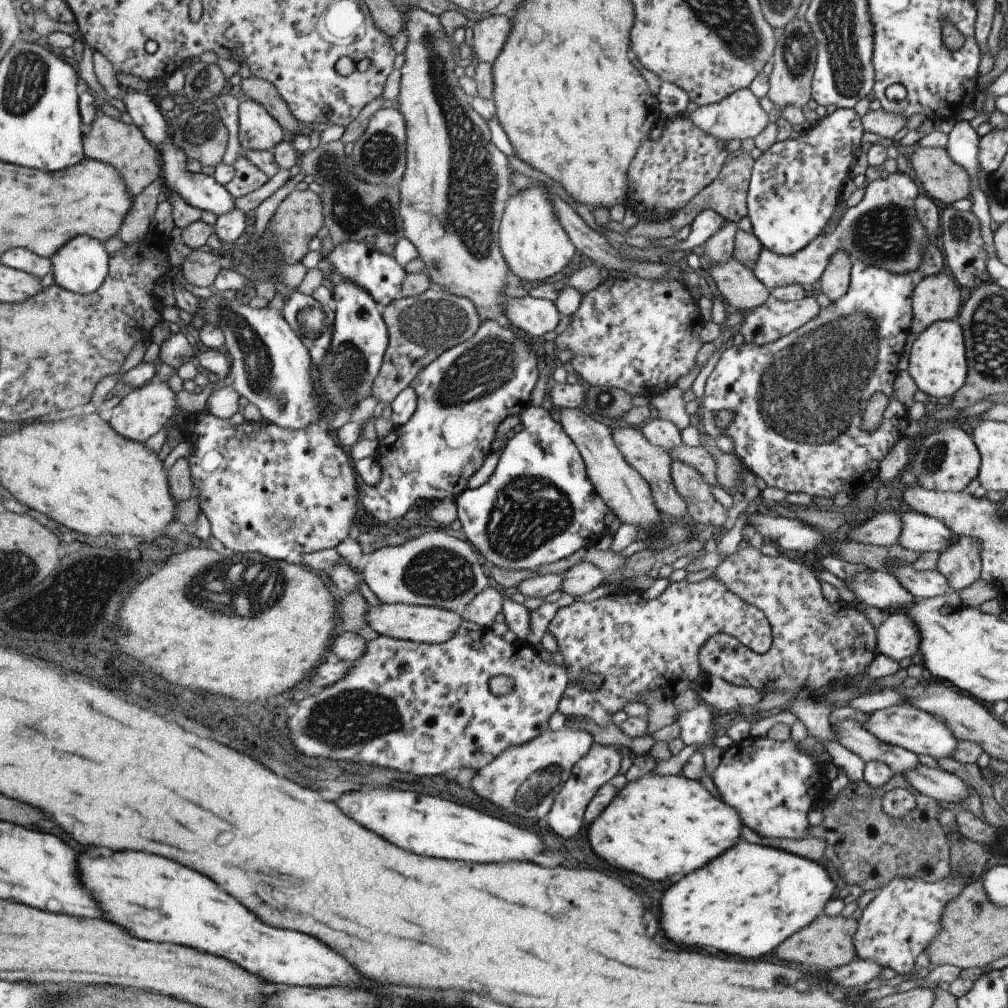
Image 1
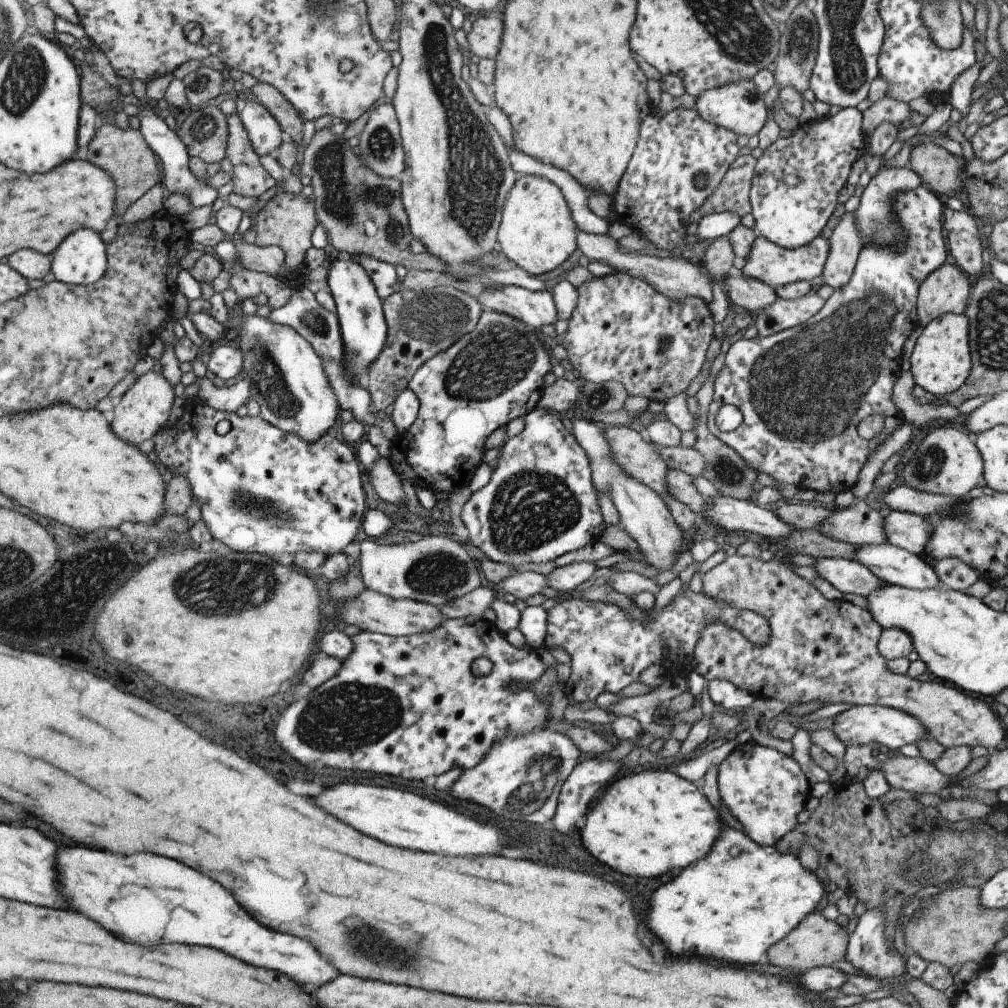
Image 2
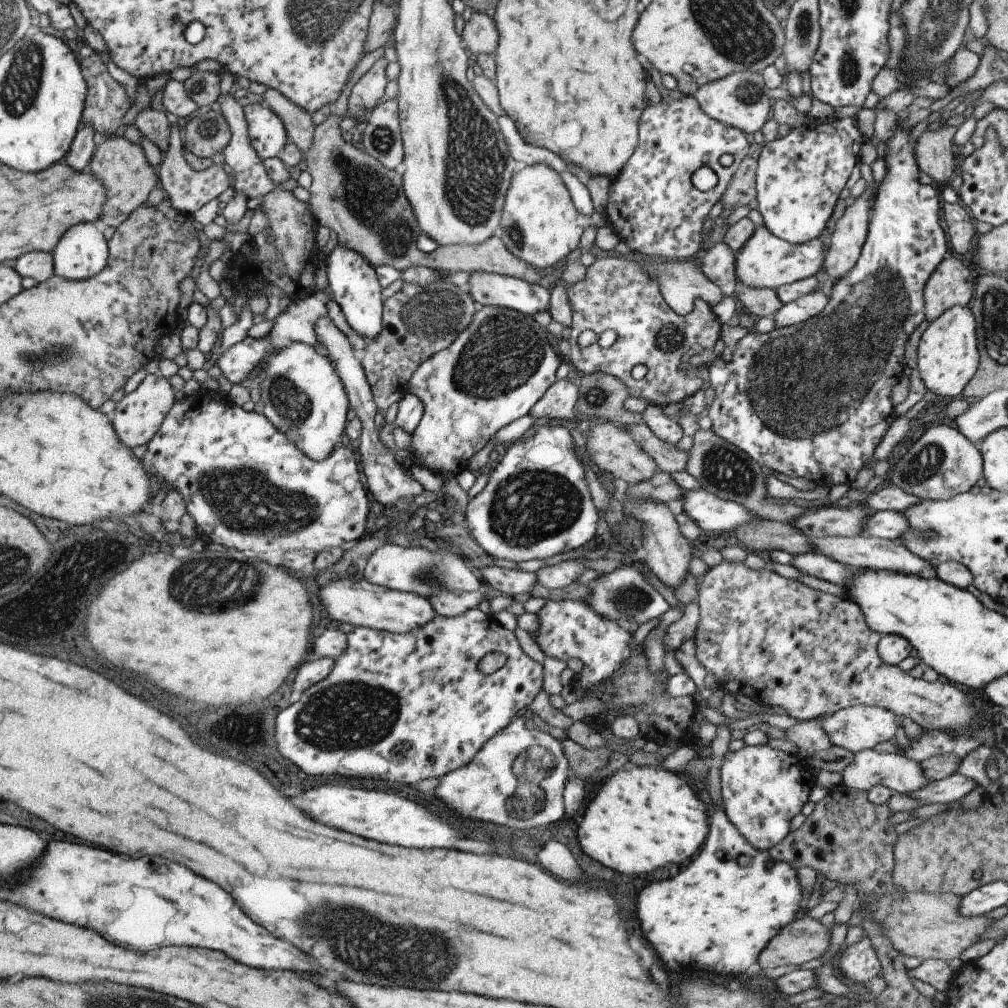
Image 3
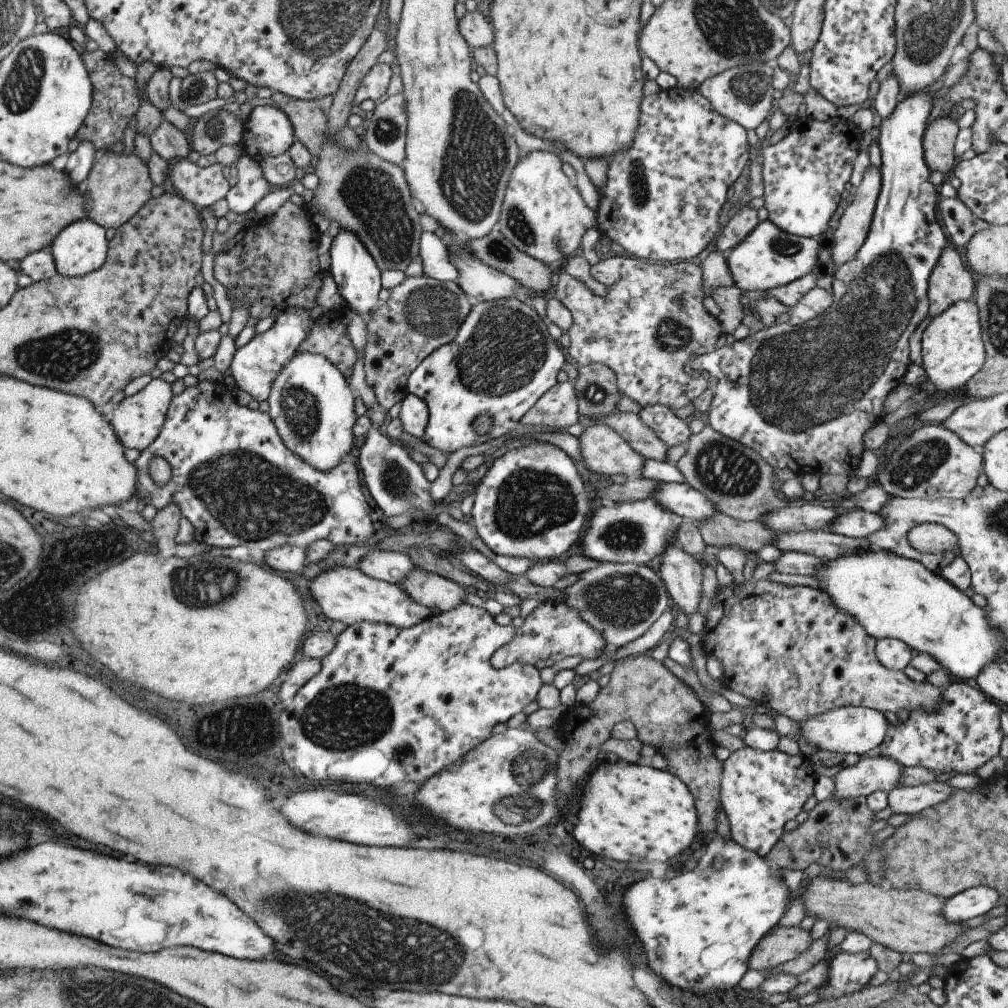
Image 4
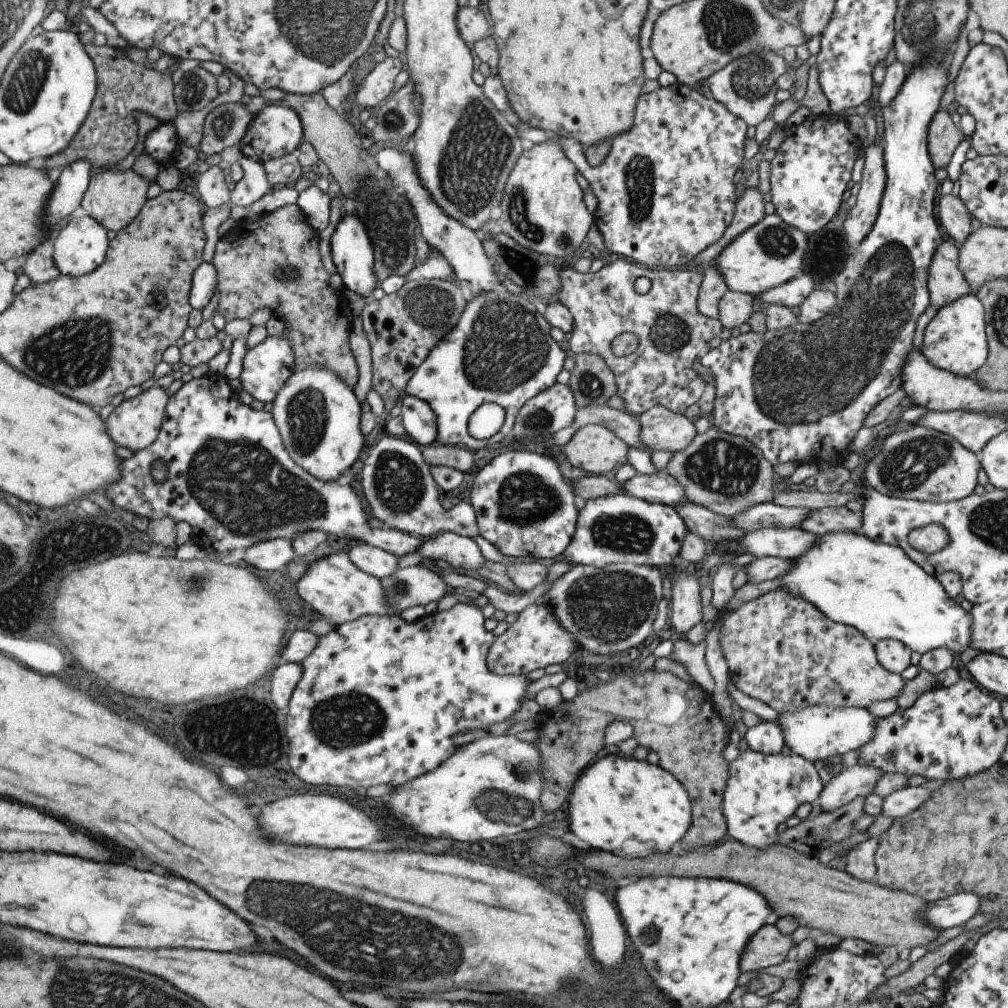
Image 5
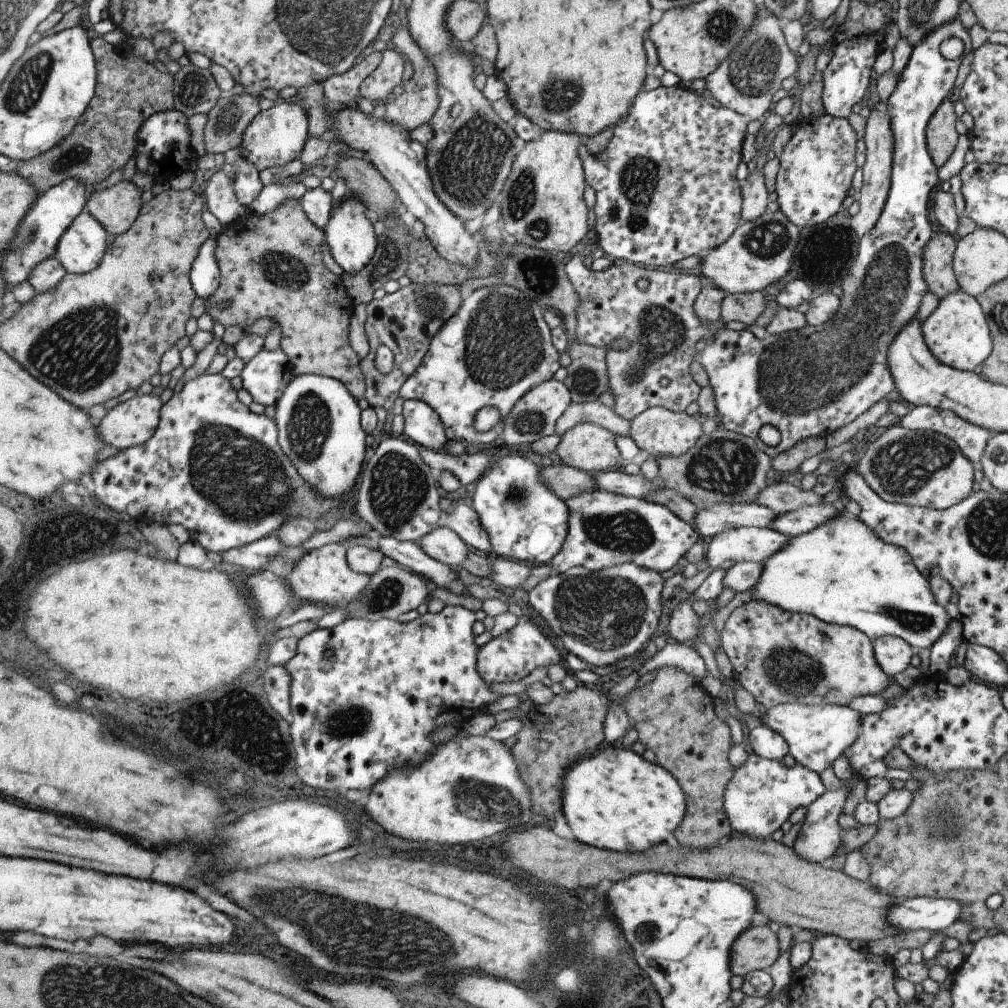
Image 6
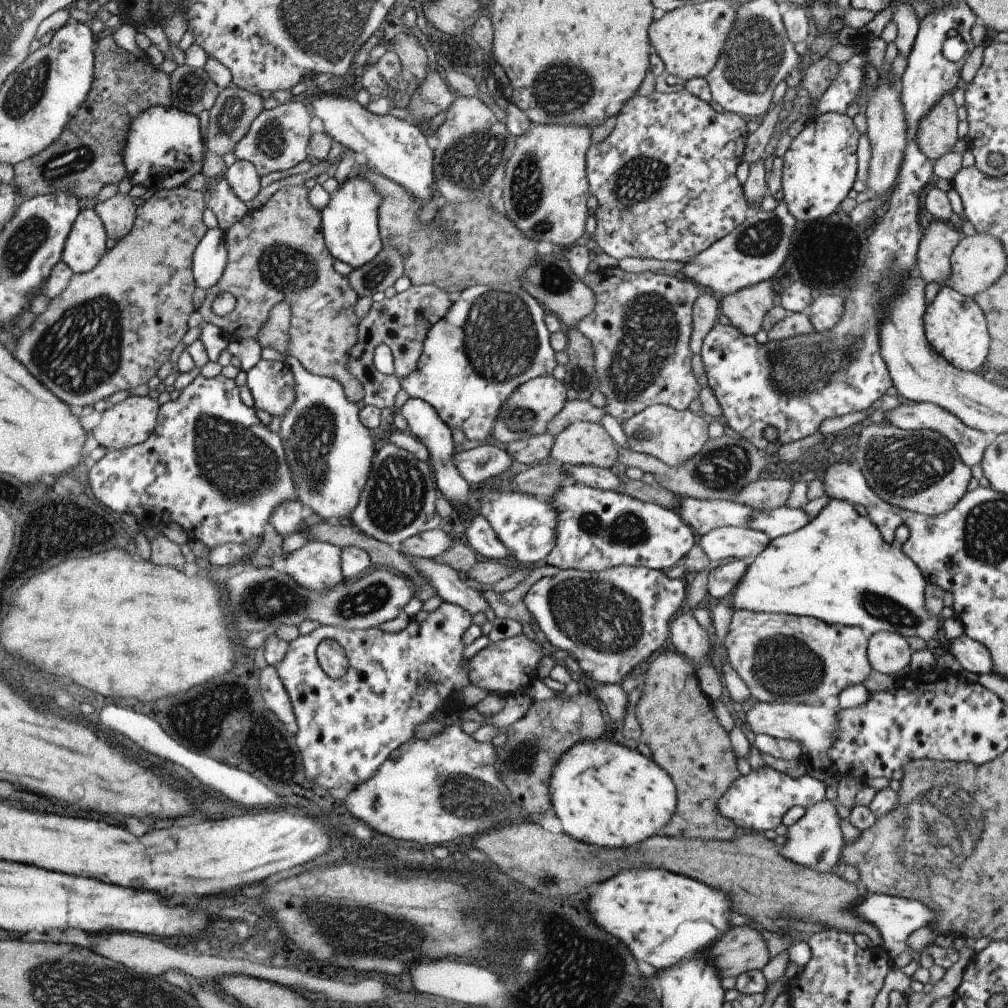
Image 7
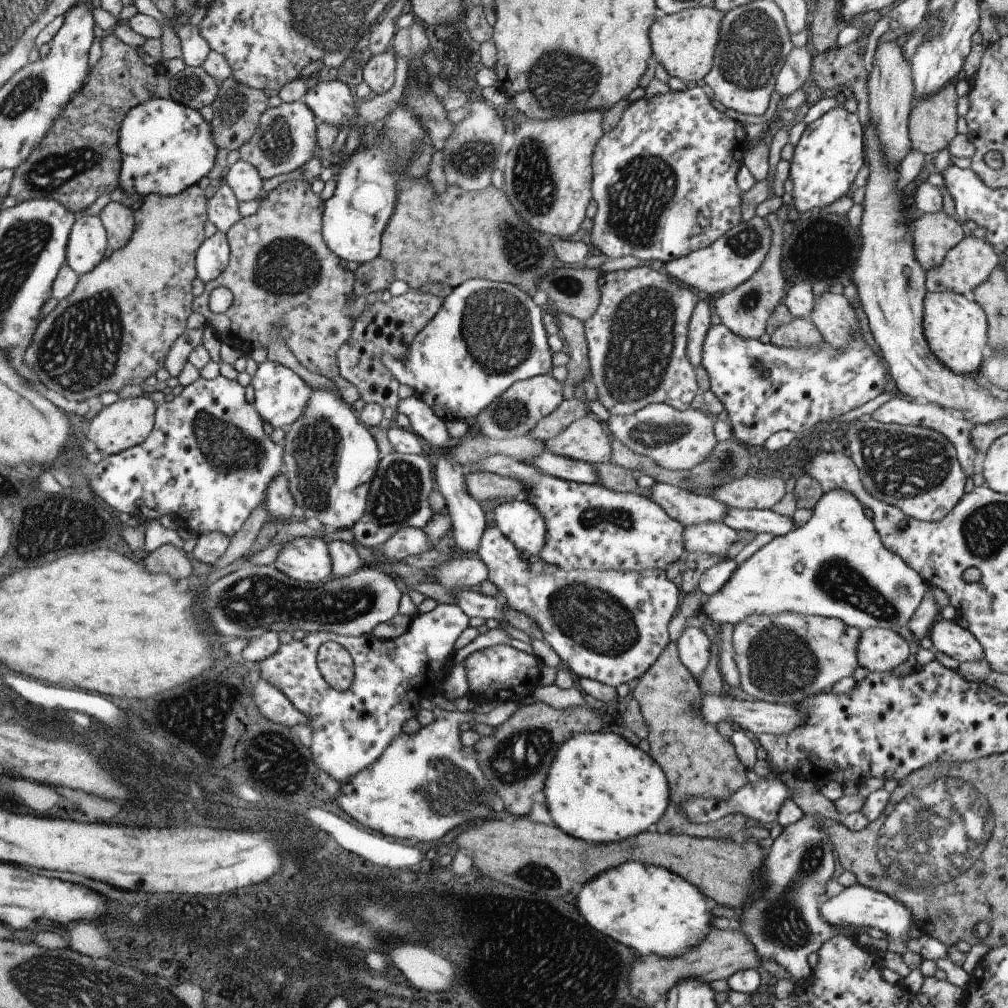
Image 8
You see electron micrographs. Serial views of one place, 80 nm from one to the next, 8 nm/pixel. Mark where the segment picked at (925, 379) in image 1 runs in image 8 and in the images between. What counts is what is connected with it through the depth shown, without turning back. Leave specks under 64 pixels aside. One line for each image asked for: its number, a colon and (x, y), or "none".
2: (939, 363)
3: (947, 356)
4: (952, 351)
5: (954, 339)
6: (956, 334)
7: (955, 327)
8: (955, 329)

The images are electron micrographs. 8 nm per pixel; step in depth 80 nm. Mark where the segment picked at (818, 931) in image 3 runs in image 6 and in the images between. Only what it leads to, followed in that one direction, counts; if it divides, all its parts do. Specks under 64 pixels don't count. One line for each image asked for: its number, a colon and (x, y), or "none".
4: (776, 947)
5: (767, 947)
6: (756, 949)

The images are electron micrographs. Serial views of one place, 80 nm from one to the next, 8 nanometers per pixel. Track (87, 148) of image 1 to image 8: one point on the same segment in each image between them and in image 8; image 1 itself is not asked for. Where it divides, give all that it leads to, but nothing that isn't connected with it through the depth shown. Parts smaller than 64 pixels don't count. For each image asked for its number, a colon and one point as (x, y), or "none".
2: (134, 168)
3: (122, 168)
4: (116, 187)
5: (112, 198)
6: (115, 208)
7: (117, 213)
8: (117, 220)

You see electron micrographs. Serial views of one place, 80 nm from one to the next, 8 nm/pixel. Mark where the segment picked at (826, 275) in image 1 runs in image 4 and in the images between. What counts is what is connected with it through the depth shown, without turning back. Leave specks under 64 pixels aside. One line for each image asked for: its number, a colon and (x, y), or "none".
2: (843, 246)
3: (849, 233)
4: (852, 227)

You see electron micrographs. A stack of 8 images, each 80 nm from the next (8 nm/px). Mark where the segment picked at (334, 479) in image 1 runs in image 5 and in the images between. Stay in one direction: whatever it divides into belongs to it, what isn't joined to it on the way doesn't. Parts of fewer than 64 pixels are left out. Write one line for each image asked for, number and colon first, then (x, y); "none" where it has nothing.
2: (261, 491)
3: (247, 486)
4: (237, 484)
5: (228, 476)

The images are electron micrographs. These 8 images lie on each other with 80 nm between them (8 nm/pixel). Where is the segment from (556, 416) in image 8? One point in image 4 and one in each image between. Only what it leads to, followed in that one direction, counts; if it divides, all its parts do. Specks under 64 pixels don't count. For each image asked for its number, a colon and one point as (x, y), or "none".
4: (638, 436)
5: (625, 426)
6: (593, 412)
7: (573, 410)

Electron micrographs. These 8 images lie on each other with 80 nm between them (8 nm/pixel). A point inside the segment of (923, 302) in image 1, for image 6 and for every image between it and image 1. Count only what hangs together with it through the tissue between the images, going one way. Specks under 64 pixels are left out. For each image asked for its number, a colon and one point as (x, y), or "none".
2: (947, 289)
3: (949, 284)
4: (948, 282)
5: (946, 284)
6: (937, 253)

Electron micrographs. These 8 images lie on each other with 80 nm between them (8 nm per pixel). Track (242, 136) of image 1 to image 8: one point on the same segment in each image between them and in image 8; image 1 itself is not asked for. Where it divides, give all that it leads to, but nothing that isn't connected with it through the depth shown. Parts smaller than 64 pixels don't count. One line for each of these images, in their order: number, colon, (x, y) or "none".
2: (264, 134)
3: (266, 134)
4: (267, 131)
5: (275, 131)
6: (274, 137)
7: (277, 139)
8: (284, 139)

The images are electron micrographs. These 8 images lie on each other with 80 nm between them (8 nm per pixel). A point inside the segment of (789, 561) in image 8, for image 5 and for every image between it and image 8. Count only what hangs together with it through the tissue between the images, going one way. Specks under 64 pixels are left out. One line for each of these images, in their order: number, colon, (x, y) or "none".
5: (853, 580)
6: (839, 571)
7: (835, 568)

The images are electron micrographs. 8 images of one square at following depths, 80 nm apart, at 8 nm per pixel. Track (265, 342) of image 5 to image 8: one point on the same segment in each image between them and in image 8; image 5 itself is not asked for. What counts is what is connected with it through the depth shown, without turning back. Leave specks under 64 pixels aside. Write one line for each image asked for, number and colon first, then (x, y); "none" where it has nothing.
6: (265, 376)
7: (271, 384)
8: (280, 396)

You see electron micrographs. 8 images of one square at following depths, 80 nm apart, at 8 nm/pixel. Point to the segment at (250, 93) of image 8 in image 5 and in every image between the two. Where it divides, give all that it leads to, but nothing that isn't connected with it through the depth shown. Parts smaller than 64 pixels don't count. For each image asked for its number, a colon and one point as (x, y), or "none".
5: (224, 125)
6: (225, 122)
7: (233, 110)

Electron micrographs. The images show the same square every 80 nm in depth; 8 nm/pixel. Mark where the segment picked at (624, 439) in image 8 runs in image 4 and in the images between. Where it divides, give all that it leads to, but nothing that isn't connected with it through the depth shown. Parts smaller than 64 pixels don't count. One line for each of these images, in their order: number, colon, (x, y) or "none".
4: (669, 429)
5: (659, 429)
6: (657, 431)
7: (673, 437)

